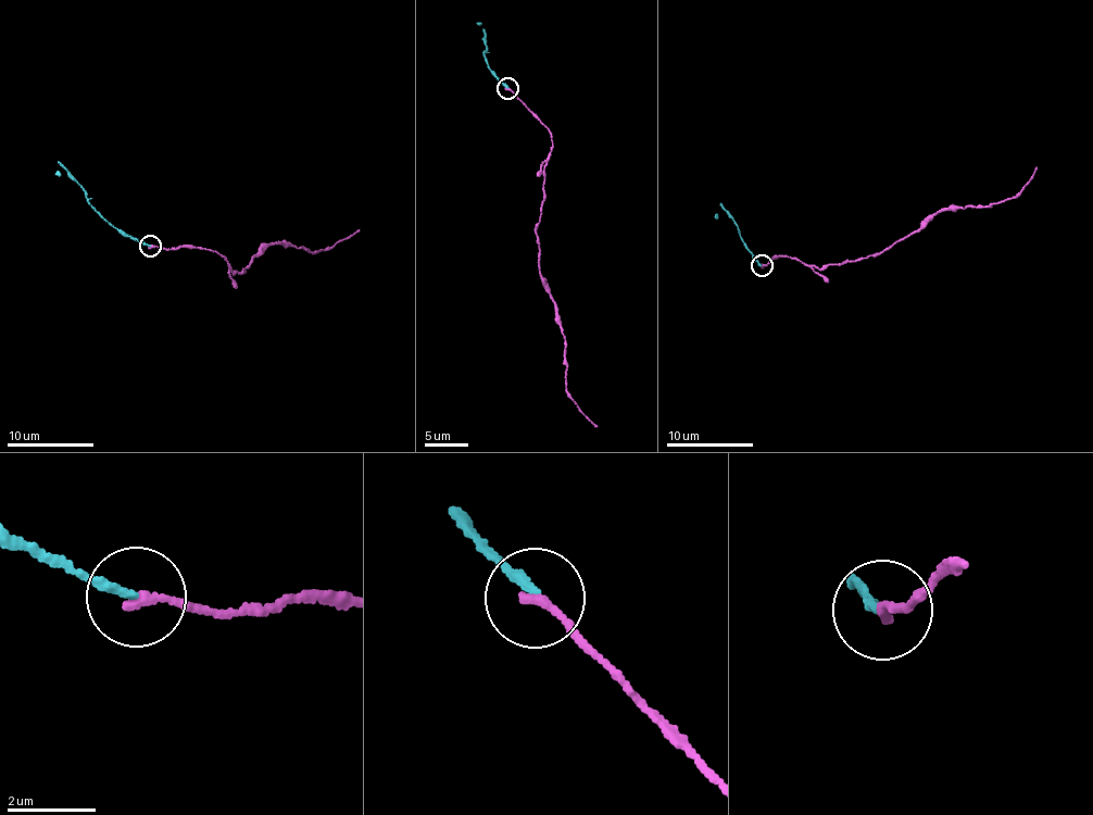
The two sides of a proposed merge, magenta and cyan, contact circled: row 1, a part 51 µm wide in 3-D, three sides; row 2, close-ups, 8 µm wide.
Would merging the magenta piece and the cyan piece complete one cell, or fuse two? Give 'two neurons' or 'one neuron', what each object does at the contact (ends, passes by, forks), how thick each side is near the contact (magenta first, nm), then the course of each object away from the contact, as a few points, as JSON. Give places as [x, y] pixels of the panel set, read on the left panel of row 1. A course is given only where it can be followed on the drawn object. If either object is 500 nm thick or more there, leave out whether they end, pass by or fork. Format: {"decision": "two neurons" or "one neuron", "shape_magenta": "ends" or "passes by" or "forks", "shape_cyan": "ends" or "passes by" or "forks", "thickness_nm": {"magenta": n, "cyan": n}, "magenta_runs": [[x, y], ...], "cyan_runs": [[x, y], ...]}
{"decision": "one neuron", "shape_magenta": "ends", "shape_cyan": "ends", "thickness_nm": {"magenta": 240, "cyan": 200}, "magenta_runs": [[151, 247], [206, 248], [224, 255], [236, 273], [246, 273], [256, 256], [279, 242], [325, 251], [359, 228]], "cyan_runs": [[150, 246], [127, 237], [112, 225], [59, 164], [59, 177]]}

